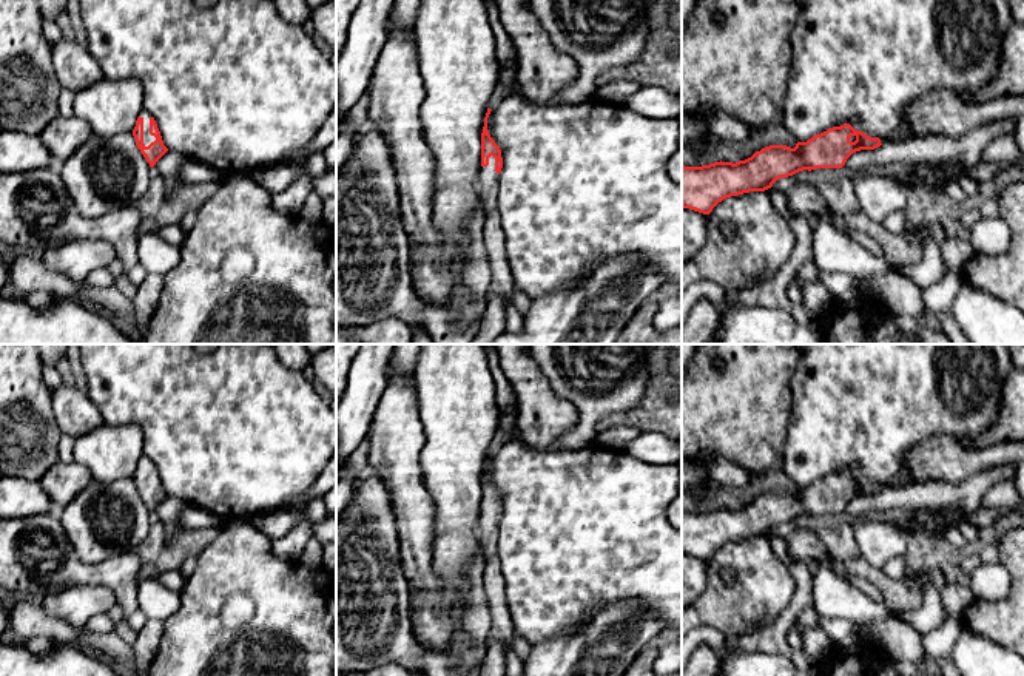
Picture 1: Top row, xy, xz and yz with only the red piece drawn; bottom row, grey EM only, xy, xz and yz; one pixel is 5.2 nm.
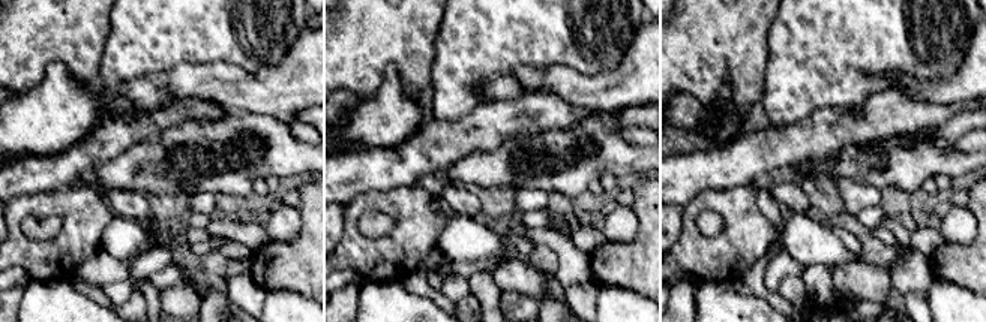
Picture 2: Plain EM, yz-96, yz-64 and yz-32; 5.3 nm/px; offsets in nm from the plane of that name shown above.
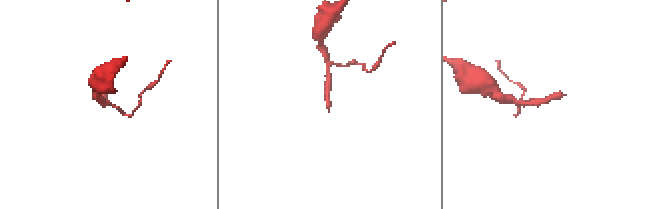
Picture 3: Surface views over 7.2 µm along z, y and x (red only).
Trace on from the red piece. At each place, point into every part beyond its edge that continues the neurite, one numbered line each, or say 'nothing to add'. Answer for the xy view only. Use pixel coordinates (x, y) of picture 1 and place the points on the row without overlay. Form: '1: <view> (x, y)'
1: xy (147, 483)

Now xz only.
1: xz (501, 628)

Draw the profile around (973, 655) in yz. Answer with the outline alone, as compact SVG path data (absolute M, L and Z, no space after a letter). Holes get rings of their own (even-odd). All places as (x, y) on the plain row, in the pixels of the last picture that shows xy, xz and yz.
M962 624L950 657L961 676L1024 676L1019 654L972 633Z

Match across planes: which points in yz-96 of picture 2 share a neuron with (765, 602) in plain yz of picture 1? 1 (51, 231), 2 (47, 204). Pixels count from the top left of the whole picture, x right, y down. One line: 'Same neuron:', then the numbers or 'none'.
Same neuron: 2

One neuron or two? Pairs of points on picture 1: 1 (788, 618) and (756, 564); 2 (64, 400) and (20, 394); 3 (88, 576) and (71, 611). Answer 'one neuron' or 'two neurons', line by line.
1: two neurons
2: two neurons
3: two neurons

